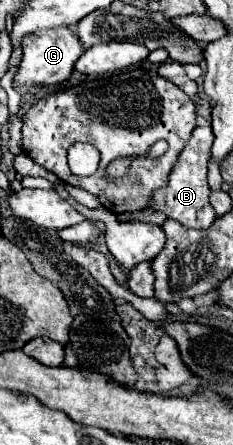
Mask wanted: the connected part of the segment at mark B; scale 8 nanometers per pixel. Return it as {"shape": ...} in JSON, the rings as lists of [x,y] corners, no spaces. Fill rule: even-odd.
{"shape":[[[196,126],[188,144],[184,146],[184,150],[180,152],[166,188],[158,188],[152,192],[152,200],[150,206],[154,210],[164,212],[168,218],[178,220],[180,224],[188,226],[188,228],[210,228],[210,224],[216,218],[214,208],[210,208],[208,202],[208,194],[210,194],[210,186],[208,186],[208,156],[210,156],[210,148],[212,148],[212,128],[210,126]]]}

